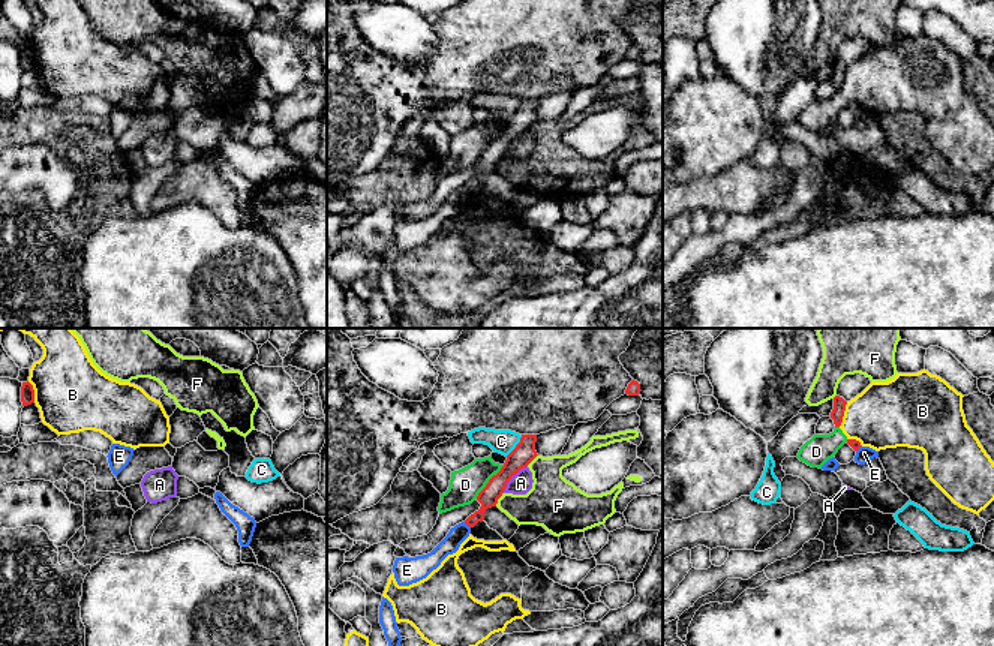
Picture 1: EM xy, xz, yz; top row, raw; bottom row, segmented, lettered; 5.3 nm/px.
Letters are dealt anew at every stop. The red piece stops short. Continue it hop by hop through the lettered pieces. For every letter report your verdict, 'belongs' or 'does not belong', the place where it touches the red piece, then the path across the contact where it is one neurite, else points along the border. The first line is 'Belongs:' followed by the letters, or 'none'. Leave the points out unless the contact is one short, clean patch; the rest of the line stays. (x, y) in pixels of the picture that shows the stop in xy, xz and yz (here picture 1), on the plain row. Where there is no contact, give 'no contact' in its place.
Belongs: none
A: does not belong; meets red in xz at (511, 140)
B: does not belong; meets red in yz at (843, 78)
C: does not belong; meets red in xz at (516, 110); border along xz (522, 99), (520, 105), (505, 120)
D: does not belong; meets red in xz at (489, 146)
E: does not belong; meets red in xz at (467, 188); border along xz (464, 186), (470, 192)
F: does not belong; meets red in xz at (498, 162)

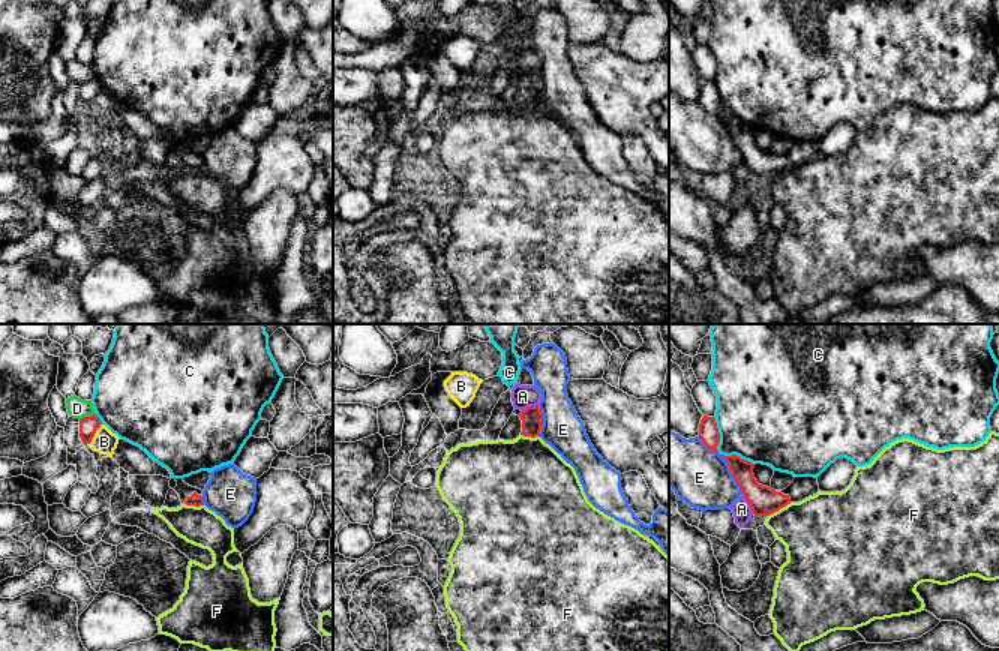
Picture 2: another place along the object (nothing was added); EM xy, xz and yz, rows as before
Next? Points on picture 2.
Belongs: none
A: does not belong; meets red in yz at (750, 170); border along yz (743, 161), (753, 177)
B: does not belong; meets red in xy at (95, 96); border along xy (101, 87), (89, 108)
C: does not belong; meets red in yz at (719, 117)
D: does not belong; meets red in xy at (87, 81)
E: does not belong; meets red in yz at (728, 128)
F: does not belong; meets red in yz at (779, 173); border along yz (791, 167), (768, 180)

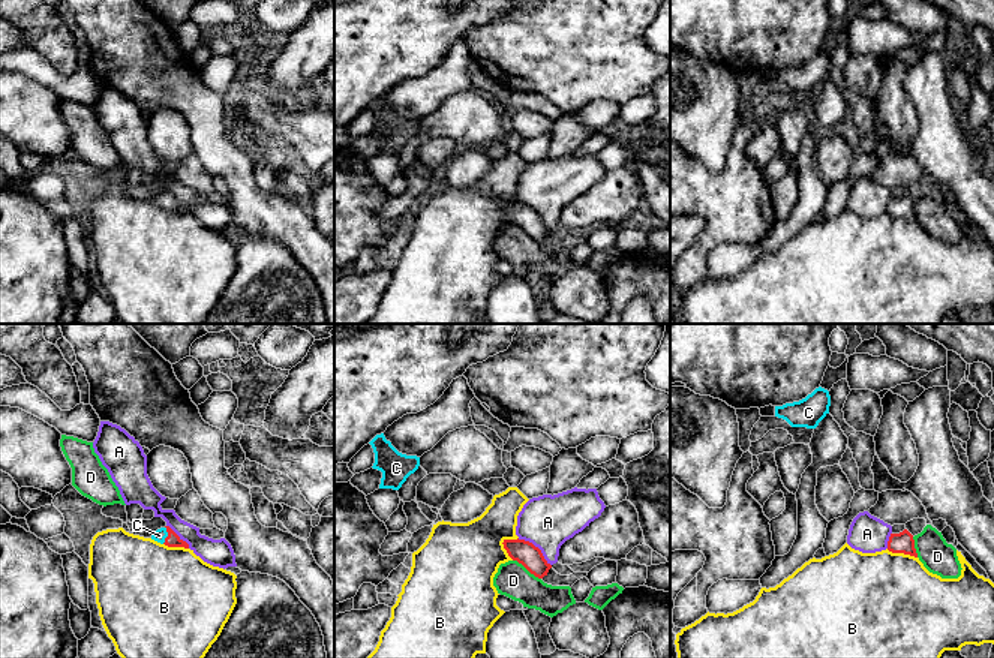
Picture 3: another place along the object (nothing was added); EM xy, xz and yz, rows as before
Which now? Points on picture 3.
Belongs: C
A: does not belong; meets red in xz at (537, 212); border along xz (517, 203), (531, 206), (550, 230)
B: does not belong; meets red in xz at (502, 207); border along xz (517, 201), (507, 203), (502, 207), (502, 212), (513, 224)
C: belongs; meets red in xy at (168, 200); runs through xy (173, 204), (168, 200), (159, 200)
D: does not belong; meets red in xz at (526, 233)

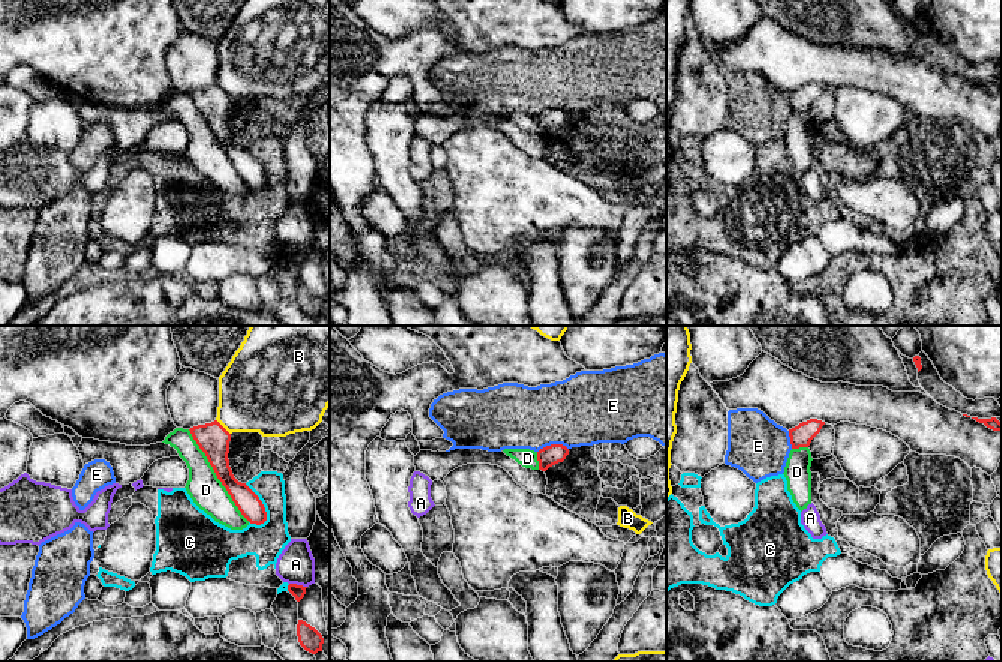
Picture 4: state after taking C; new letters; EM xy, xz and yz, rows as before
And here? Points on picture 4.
Belongs: none
A: does not belong; meets red in xy at (299, 249)
B: does not belong; meets red in xy at (222, 90)
C: does not belong; meets red in xy at (263, 168)
D: does not belong; meets red in xy at (216, 138)
E: does not belong; meets red in xz at (552, 108); border along xz (567, 111), (546, 108), (537, 116)

